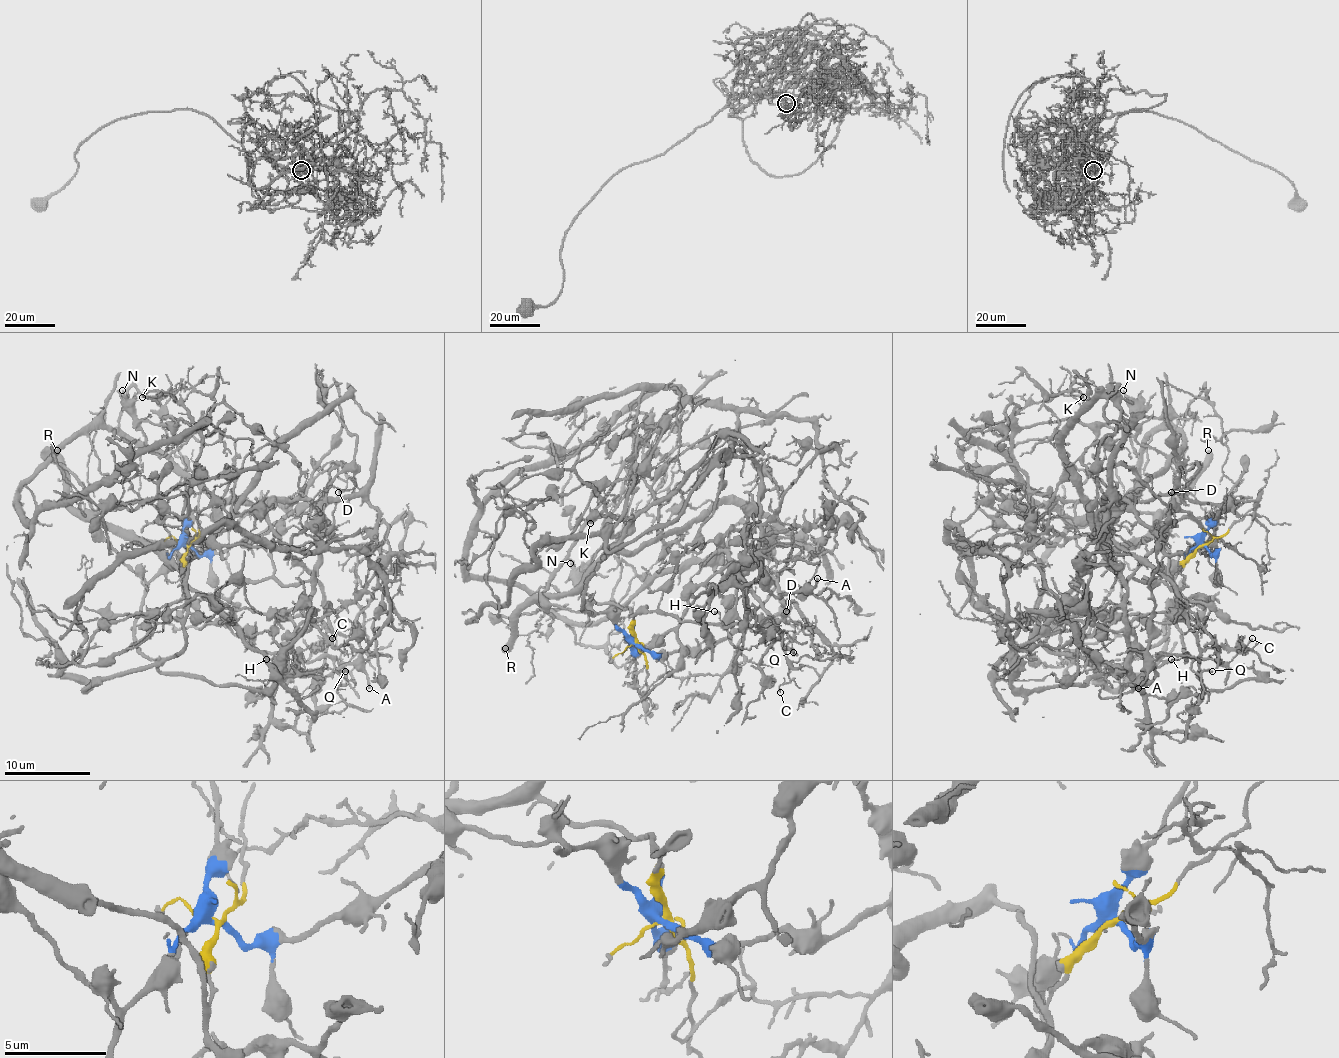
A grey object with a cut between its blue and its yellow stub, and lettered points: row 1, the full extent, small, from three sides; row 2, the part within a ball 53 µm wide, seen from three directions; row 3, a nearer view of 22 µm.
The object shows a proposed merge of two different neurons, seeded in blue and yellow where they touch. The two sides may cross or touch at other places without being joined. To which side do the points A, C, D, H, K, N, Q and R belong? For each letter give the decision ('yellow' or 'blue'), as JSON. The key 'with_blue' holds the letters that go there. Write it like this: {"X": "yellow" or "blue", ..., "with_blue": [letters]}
{"A": "blue", "C": "yellow", "D": "blue", "H": "yellow", "K": "blue", "N": "blue", "Q": "yellow", "R": "yellow", "with_blue": ["A", "D", "K", "N"]}

